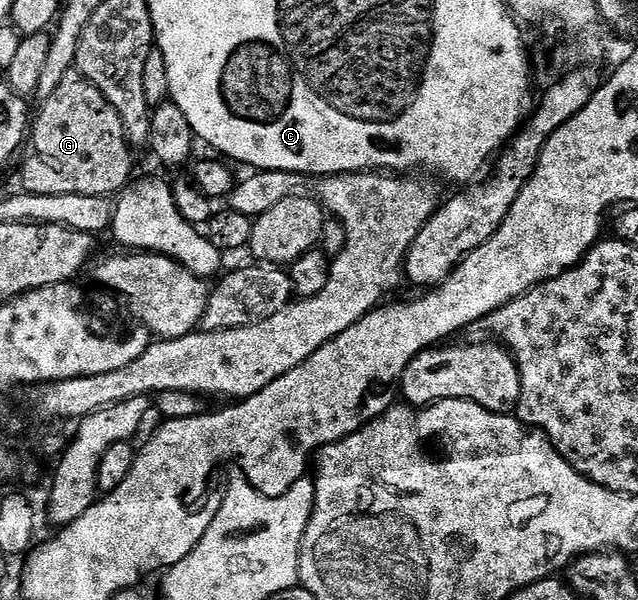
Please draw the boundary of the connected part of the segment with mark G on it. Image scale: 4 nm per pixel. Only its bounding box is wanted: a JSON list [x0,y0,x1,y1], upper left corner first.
[20,71,132,198]

